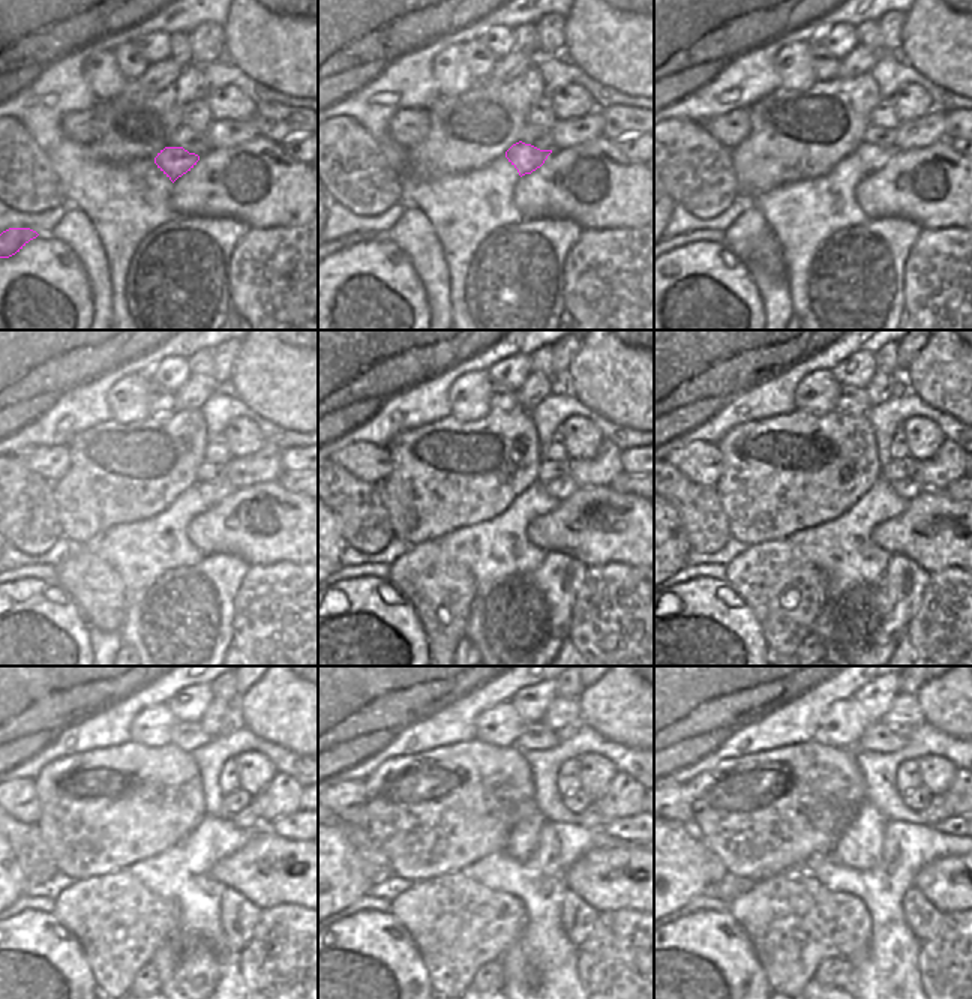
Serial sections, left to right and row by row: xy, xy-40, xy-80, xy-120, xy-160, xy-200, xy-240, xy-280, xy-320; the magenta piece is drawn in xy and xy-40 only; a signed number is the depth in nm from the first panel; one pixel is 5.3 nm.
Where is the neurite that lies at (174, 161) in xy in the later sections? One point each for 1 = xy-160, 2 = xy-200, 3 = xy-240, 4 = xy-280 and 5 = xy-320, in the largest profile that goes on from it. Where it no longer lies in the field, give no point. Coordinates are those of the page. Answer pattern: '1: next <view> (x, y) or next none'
1: next xy-160 (560, 489)
2: next xy-200 (909, 489)
3: next xy-240 (246, 819)
4: next xy-280 (591, 818)
5: next xy-320 (938, 810)

